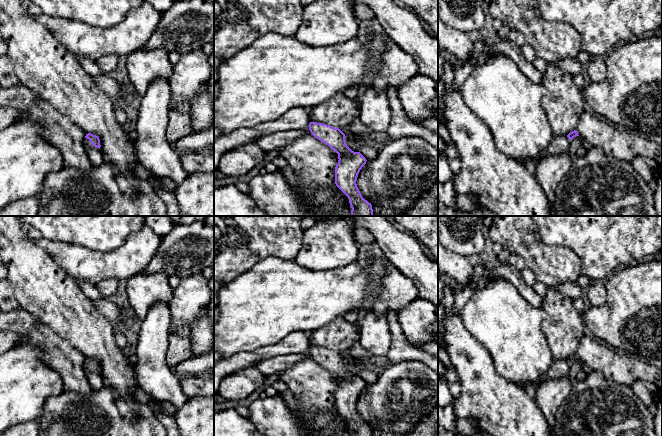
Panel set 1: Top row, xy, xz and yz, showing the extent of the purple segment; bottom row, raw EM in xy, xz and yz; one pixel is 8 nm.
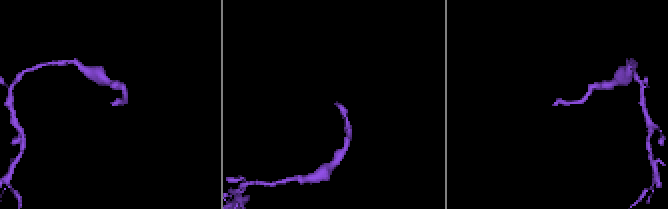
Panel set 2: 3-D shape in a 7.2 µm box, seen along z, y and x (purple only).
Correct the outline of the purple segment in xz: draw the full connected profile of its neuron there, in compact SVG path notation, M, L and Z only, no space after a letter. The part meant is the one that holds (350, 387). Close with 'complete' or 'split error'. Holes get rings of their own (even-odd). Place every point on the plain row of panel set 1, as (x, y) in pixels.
M310 346L309 354L314 361L338 378L335 408L348 421L351 436L373 436L371 427L362 421L356 408L358 398L366 388L366 382L360 376L354 376L347 370L345 358L339 352Z; complete

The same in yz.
M577 355L570 356L567 360L554 360L549 370L541 376L542 382L558 379L569 373L570 365L579 360Z; split error

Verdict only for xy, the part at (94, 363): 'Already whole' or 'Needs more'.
Needs more

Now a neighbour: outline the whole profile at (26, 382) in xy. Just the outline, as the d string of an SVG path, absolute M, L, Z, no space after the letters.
M21 343L0 355L0 433L37 420L47 401L64 392L61 376L42 360L43 354L42 347Z

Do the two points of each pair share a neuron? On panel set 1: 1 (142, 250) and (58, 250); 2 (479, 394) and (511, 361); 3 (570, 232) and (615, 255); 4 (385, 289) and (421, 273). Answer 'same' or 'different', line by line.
1: same
2: different
3: same
4: different

